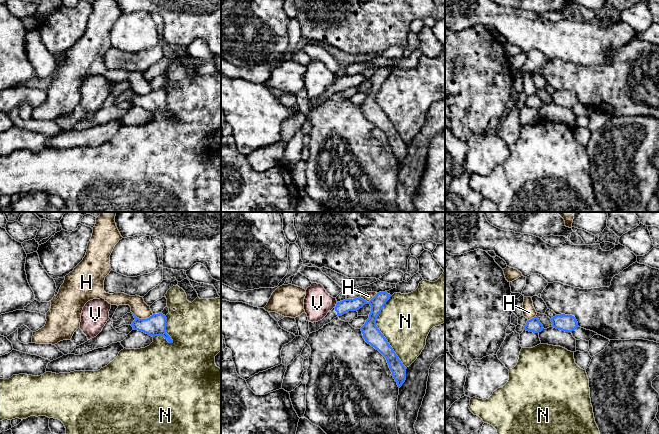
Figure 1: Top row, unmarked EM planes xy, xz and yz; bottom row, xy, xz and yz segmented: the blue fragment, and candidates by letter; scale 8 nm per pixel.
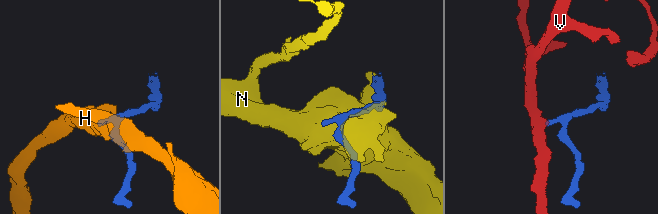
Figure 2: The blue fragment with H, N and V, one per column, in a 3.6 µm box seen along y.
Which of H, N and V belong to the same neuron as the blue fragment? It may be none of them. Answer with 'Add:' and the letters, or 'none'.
Add: none

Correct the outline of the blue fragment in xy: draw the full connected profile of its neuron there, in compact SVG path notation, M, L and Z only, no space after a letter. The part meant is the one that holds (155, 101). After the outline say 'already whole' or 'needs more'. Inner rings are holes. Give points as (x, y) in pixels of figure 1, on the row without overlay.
M162 89L153 90L147 95L139 95L133 90L135 96L131 102L134 106L142 107L152 113L162 112L169 119L173 119L171 113L166 109L166 97L167 94Z; already whole

